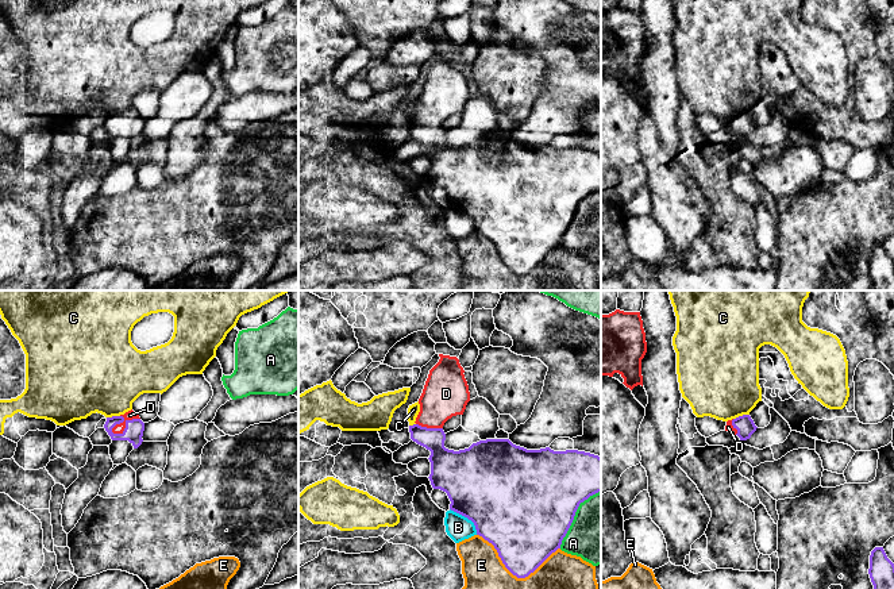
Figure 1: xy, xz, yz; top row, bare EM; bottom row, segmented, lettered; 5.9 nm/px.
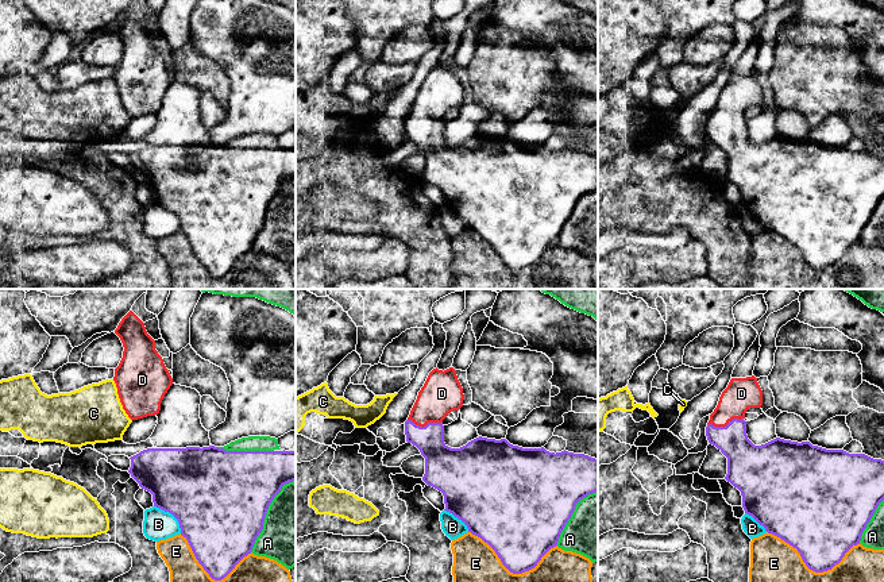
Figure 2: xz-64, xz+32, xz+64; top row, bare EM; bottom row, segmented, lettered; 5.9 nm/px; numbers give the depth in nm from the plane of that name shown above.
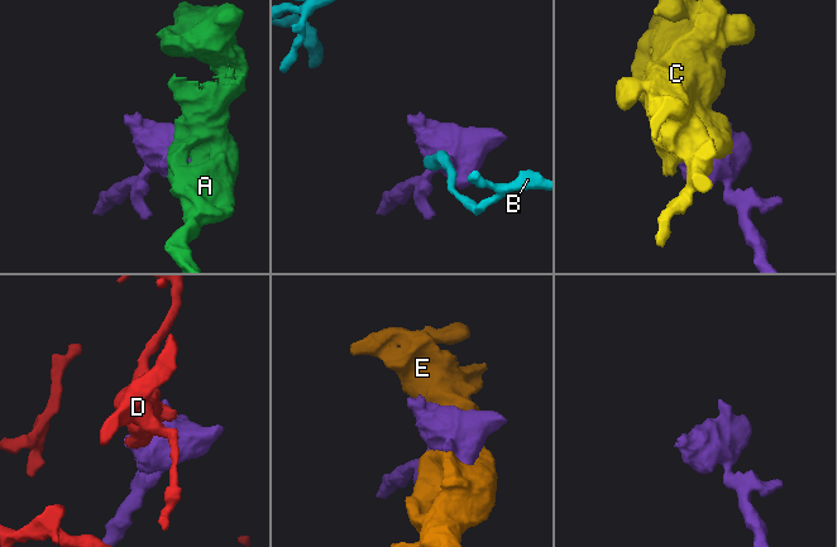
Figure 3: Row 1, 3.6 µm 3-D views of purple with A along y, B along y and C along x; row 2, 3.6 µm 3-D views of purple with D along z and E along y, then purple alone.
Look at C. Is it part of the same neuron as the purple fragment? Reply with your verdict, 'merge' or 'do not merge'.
do not merge

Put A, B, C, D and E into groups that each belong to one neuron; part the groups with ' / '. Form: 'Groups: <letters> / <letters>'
Groups: A / B / C / D / E

